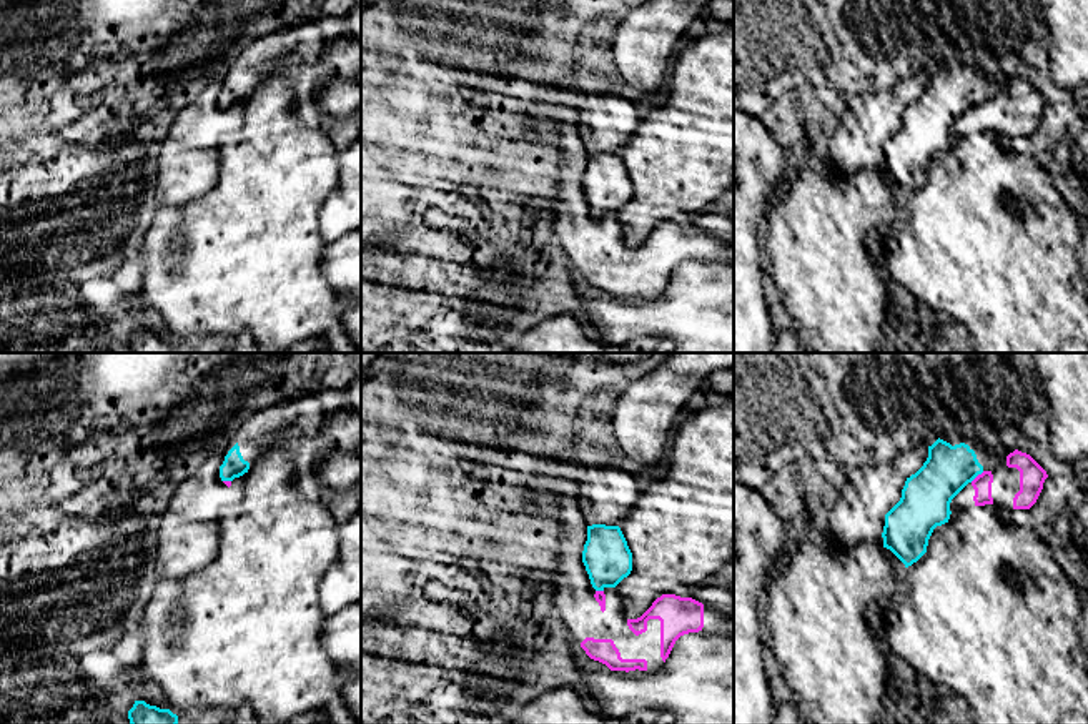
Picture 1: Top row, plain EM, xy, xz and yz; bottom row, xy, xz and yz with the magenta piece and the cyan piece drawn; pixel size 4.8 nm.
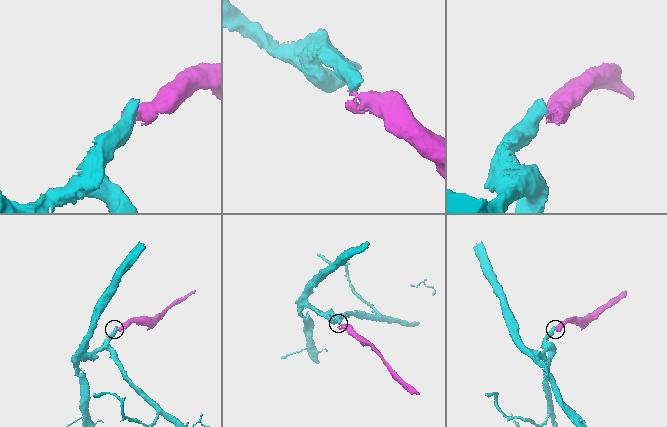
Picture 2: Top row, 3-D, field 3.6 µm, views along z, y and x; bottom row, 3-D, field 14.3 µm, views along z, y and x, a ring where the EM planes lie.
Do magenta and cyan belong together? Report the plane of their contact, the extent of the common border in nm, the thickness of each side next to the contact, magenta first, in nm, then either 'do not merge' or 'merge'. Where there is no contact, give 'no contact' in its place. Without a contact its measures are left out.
contact in yz; length 90 nm; calibres 90 and 220 nm; do not merge

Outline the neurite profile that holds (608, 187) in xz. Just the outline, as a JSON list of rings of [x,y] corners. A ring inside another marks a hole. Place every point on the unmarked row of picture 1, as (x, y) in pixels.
[[[587,153],[582,190],[596,218],[616,215],[632,198],[632,180],[619,153]]]

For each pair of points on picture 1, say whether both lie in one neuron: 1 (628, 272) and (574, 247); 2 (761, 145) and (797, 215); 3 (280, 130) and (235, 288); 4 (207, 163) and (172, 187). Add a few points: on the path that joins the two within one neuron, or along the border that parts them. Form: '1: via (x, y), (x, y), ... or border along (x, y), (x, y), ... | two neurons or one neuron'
1: via (614, 270), (601, 267), (588, 253) | one neuron
2: border along (796, 170), (782, 197), (762, 223) | two neurons
3: via (276, 170), (252, 248) | one neuron
4: via (198, 168), (180, 178) | one neuron

